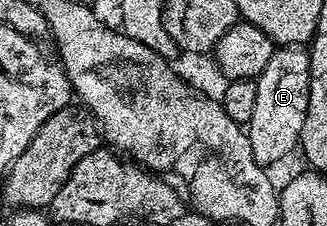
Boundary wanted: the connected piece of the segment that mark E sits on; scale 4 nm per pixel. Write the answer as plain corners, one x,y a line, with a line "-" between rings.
281,45
271,53
271,61
256,77
255,110
247,124
251,153
262,165
285,159
289,151
298,150
303,121
307,121
307,105
311,89
311,61
308,50
301,45

